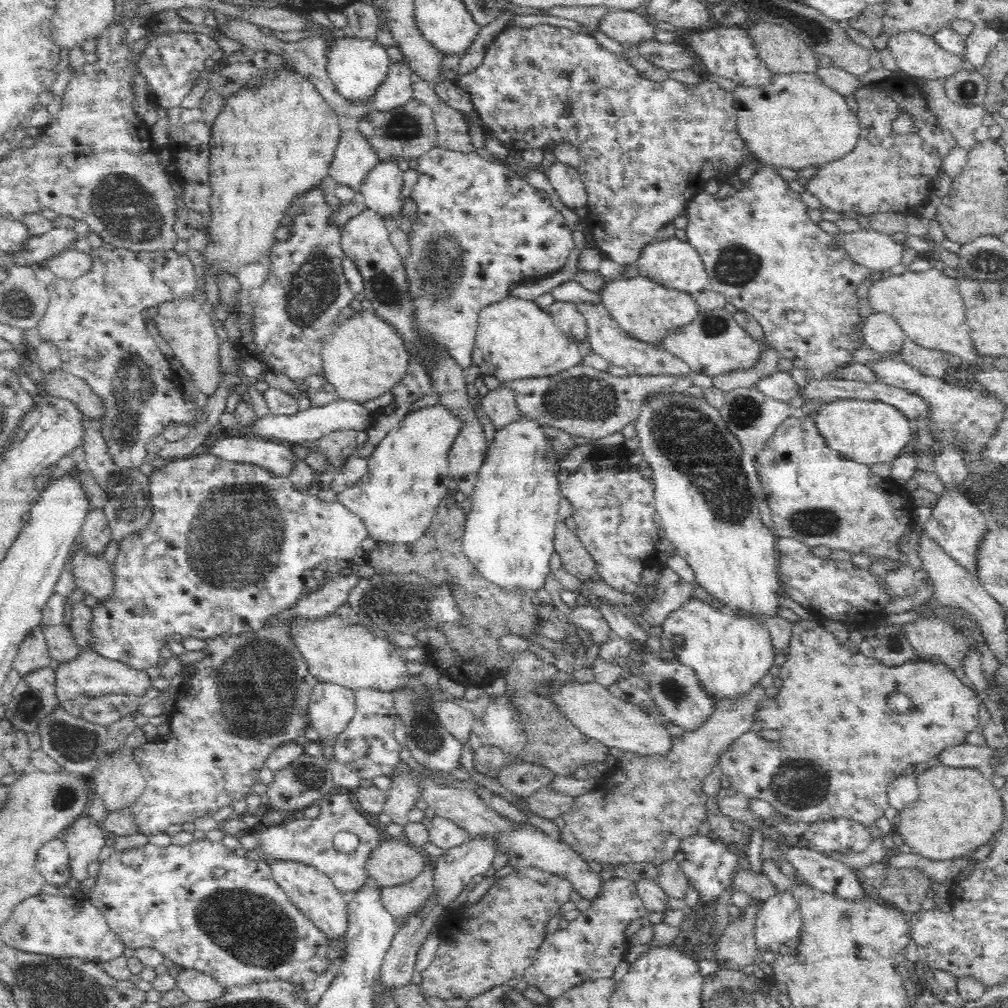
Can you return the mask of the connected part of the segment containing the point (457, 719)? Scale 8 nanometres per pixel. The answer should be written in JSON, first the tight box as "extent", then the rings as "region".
{"extent":[430,700,472,741],"region":[[[453,700],[430,701],[430,709],[436,714],[438,724],[450,732],[458,741],[469,741],[472,713]]]}

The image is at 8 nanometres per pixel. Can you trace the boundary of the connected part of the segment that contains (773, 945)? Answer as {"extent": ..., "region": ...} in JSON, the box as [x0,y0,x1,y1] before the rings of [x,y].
{"extent":[755,891,803,956],"region":[[[780,891],[757,909],[755,939],[758,951],[771,951],[780,956],[778,946],[798,937],[803,924],[799,904],[790,893]]]}

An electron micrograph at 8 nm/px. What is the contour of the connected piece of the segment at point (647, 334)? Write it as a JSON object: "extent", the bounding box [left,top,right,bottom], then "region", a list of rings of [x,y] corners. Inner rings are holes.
{"extent":[600,275,699,351],"region":[[[640,275],[636,278],[619,277],[606,281],[600,302],[604,304],[610,319],[624,336],[664,351],[670,334],[692,325],[699,314],[699,307],[690,295],[666,290],[660,284]]]}

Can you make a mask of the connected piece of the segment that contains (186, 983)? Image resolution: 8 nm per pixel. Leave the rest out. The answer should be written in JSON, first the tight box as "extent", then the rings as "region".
{"extent":[176,969,227,1002],"region":[[[184,969],[176,979],[177,986],[196,1002],[210,1002],[222,998],[227,991],[227,987],[203,972]]]}

